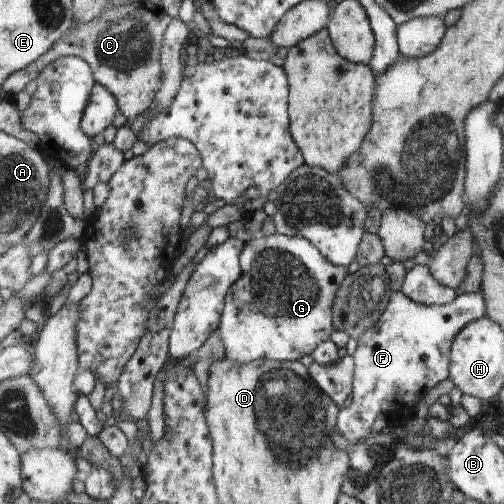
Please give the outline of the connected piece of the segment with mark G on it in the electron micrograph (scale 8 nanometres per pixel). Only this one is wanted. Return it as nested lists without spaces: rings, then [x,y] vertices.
[[[272,234],[270,236],[260,236],[260,238],[254,238],[244,244],[244,252],[242,252],[242,268],[243,278],[236,282],[232,287],[230,294],[228,294],[226,309],[223,314],[223,320],[221,327],[219,328],[222,338],[227,348],[227,358],[238,362],[238,364],[248,364],[248,362],[254,362],[254,360],[272,359],[274,361],[296,361],[300,356],[306,356],[306,354],[312,354],[312,351],[319,346],[320,343],[327,341],[334,332],[334,303],[336,302],[336,293],[342,289],[343,281],[347,278],[347,275],[353,268],[344,268],[341,266],[332,266],[323,253],[320,252],[316,245],[313,245],[311,241],[302,238],[302,236],[287,237],[283,234]]]

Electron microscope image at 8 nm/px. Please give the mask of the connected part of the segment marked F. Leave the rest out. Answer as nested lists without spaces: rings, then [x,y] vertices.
[[[401,290],[392,291],[380,320],[357,338],[358,346],[353,355],[356,368],[352,404],[340,410],[336,422],[342,440],[348,444],[362,441],[380,414],[388,414],[401,406],[414,408],[414,398],[418,404],[434,386],[446,380],[448,364],[451,364],[450,346],[455,337],[466,324],[486,315],[486,308],[482,291],[476,294],[459,292],[450,304],[444,306],[418,304],[404,296]]]

